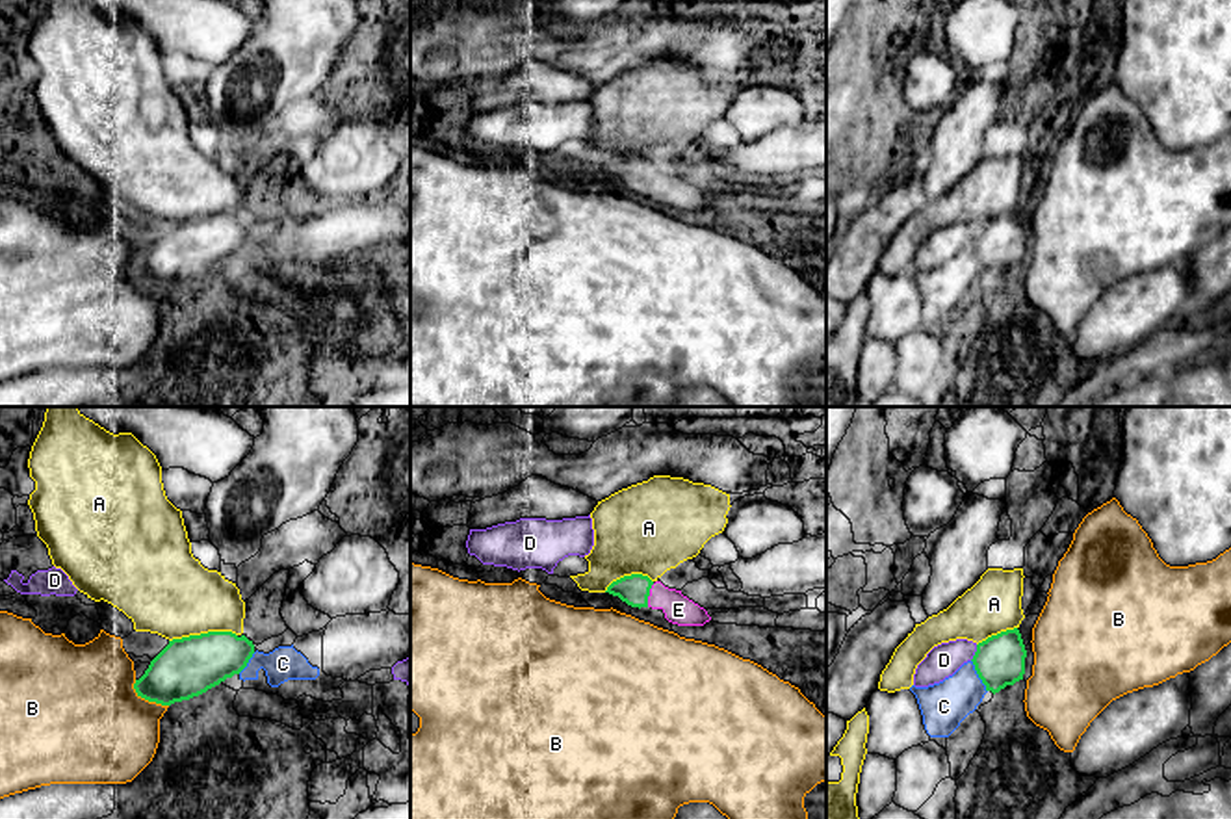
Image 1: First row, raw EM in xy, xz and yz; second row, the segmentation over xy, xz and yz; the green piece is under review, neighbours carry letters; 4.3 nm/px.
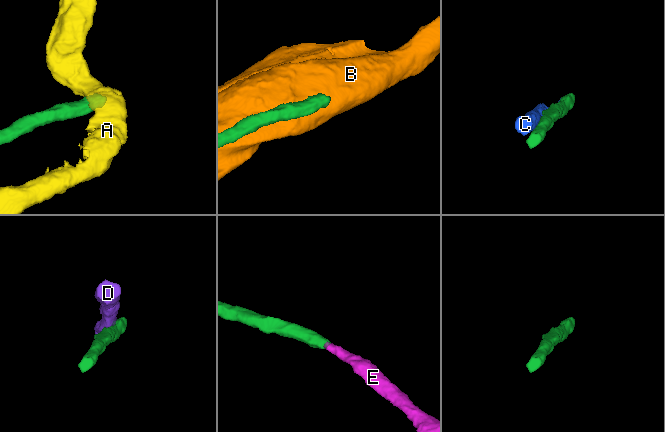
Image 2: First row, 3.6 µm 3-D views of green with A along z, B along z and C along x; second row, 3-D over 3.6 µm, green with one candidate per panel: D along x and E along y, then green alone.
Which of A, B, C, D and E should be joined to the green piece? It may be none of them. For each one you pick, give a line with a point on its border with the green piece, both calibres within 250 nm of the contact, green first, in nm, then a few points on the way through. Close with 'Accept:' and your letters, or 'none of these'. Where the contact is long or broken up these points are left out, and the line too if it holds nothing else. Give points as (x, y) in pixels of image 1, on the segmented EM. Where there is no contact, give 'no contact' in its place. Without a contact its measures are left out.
E: meets green in xz at (648, 595); 130 nm thick on the green side, 130 nm on the other; runs through xz (634, 589), (648, 595), (667, 598), (678, 610)
Accept: E

